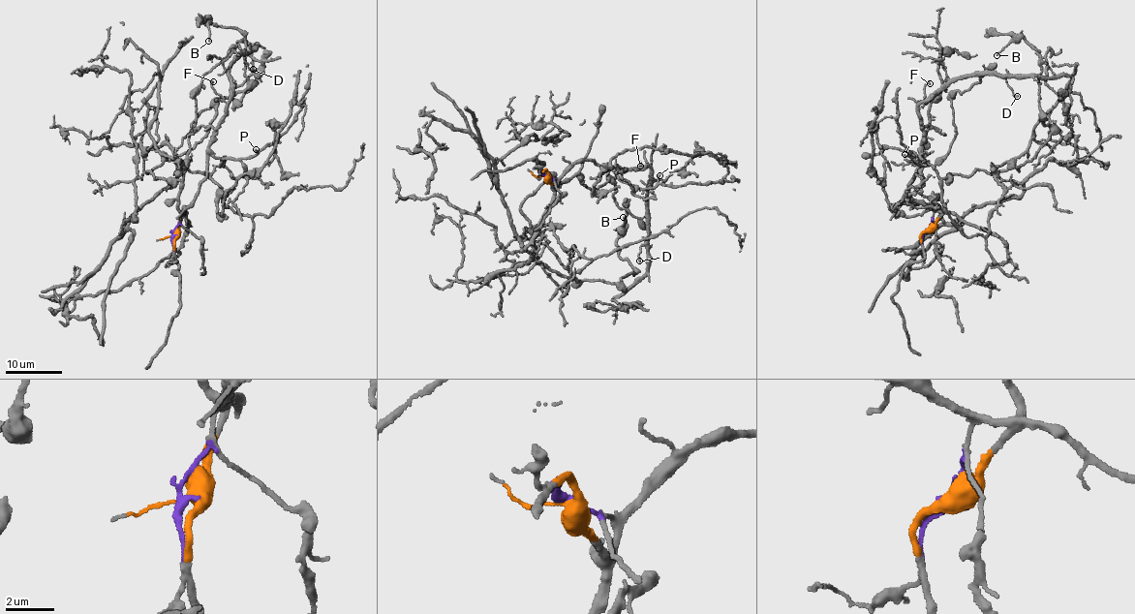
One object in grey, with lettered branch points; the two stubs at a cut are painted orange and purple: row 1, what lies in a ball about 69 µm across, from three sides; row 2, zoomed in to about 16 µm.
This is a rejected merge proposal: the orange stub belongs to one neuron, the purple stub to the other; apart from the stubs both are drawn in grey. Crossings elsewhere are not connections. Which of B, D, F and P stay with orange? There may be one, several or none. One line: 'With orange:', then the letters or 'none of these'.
With orange: B

